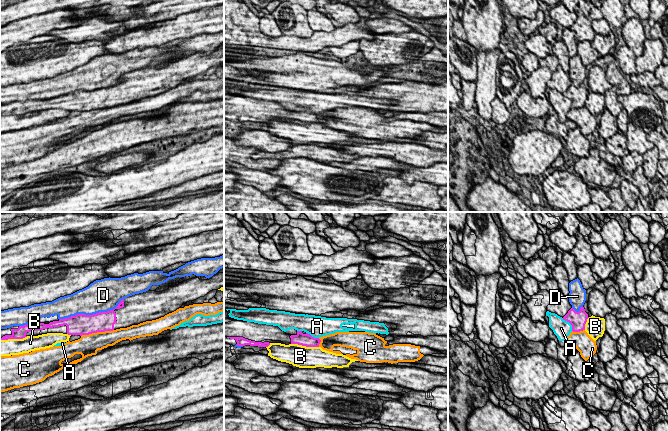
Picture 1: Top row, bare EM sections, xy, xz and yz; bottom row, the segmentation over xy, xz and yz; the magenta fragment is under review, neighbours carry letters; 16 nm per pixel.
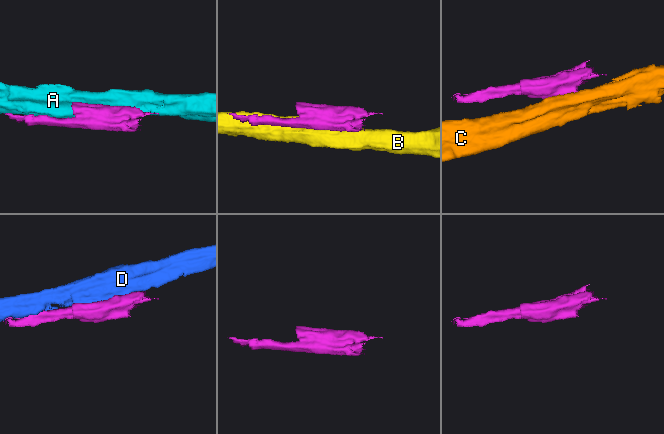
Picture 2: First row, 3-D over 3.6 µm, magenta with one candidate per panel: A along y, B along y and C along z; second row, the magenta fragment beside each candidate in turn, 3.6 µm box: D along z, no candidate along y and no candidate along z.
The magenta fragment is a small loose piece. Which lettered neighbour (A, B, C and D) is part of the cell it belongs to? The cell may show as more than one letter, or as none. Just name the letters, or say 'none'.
none

